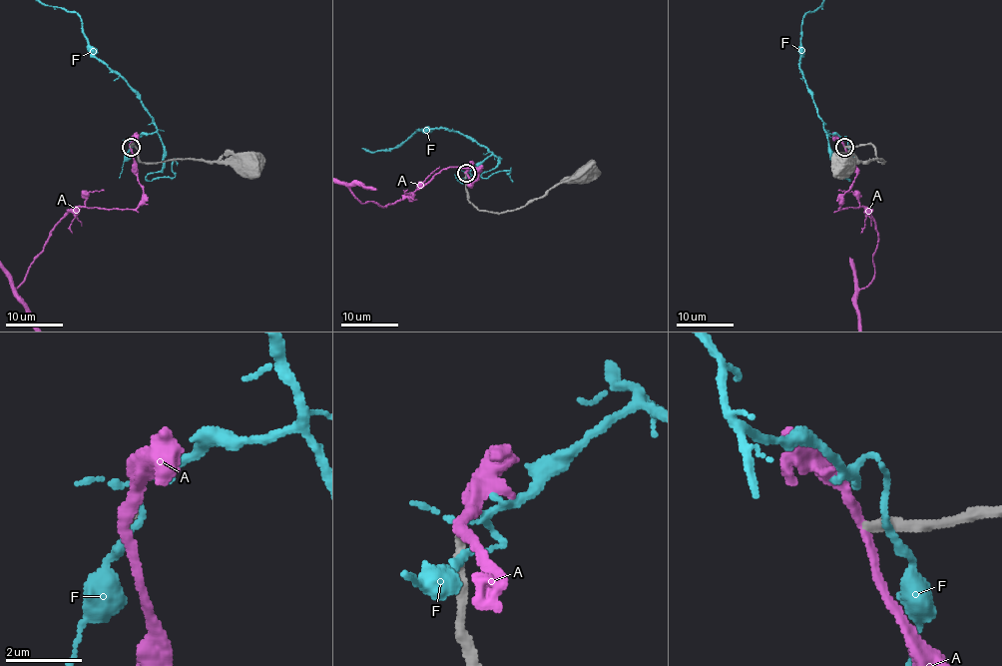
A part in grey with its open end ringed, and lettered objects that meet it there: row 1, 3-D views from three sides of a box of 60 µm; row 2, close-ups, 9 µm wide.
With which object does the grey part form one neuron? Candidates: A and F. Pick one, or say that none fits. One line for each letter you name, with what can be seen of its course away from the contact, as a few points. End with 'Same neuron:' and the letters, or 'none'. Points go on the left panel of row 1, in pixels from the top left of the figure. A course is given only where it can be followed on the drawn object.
Same neuron: none

